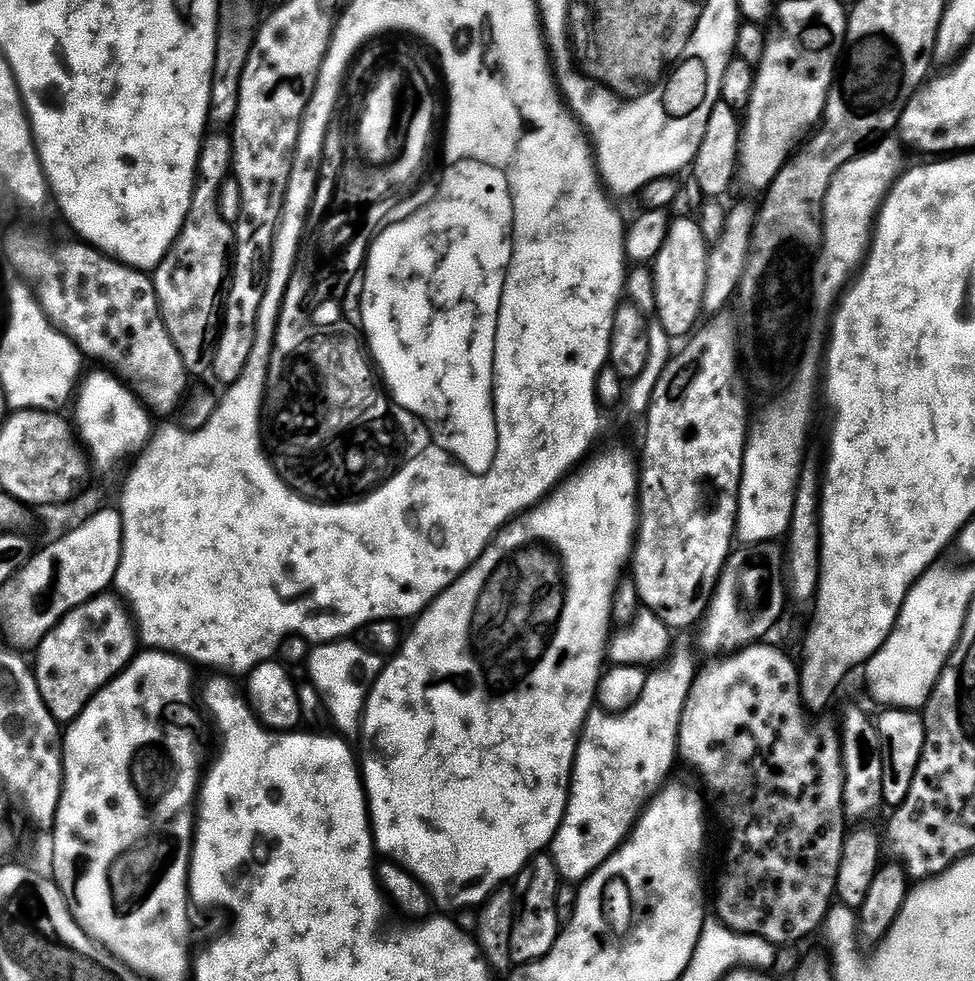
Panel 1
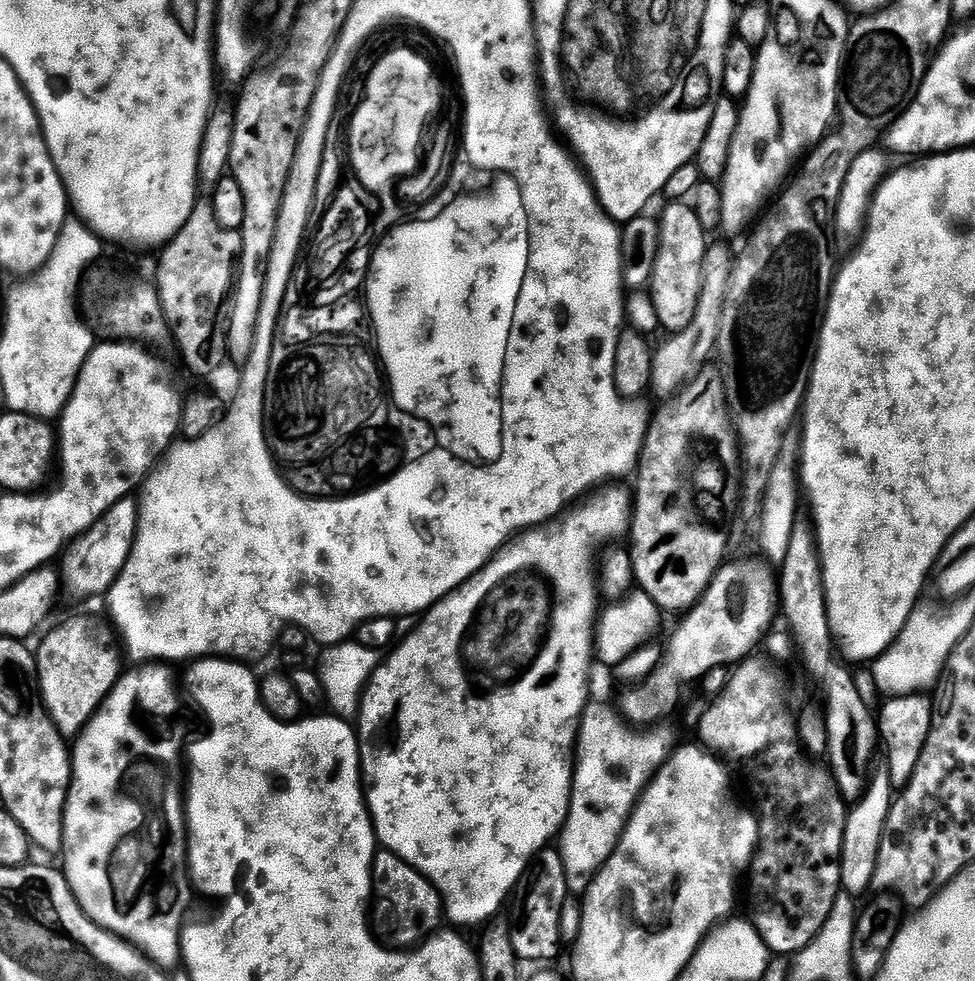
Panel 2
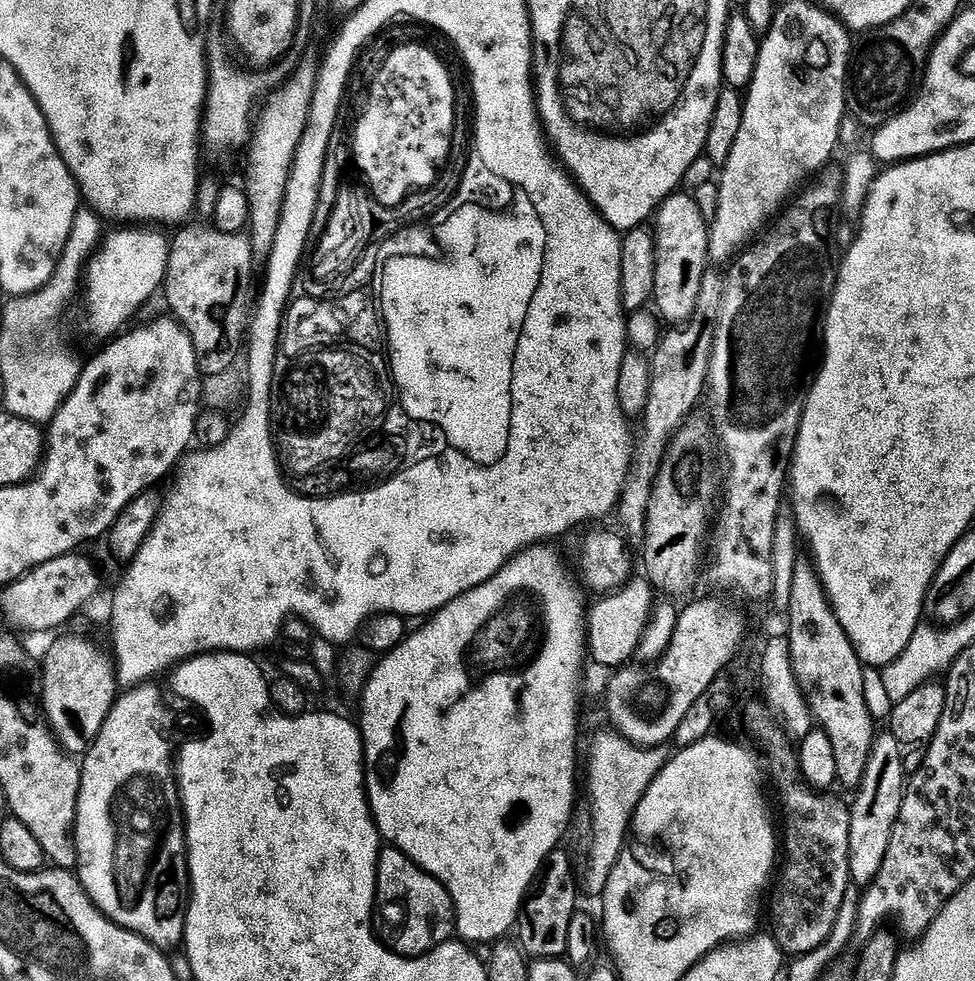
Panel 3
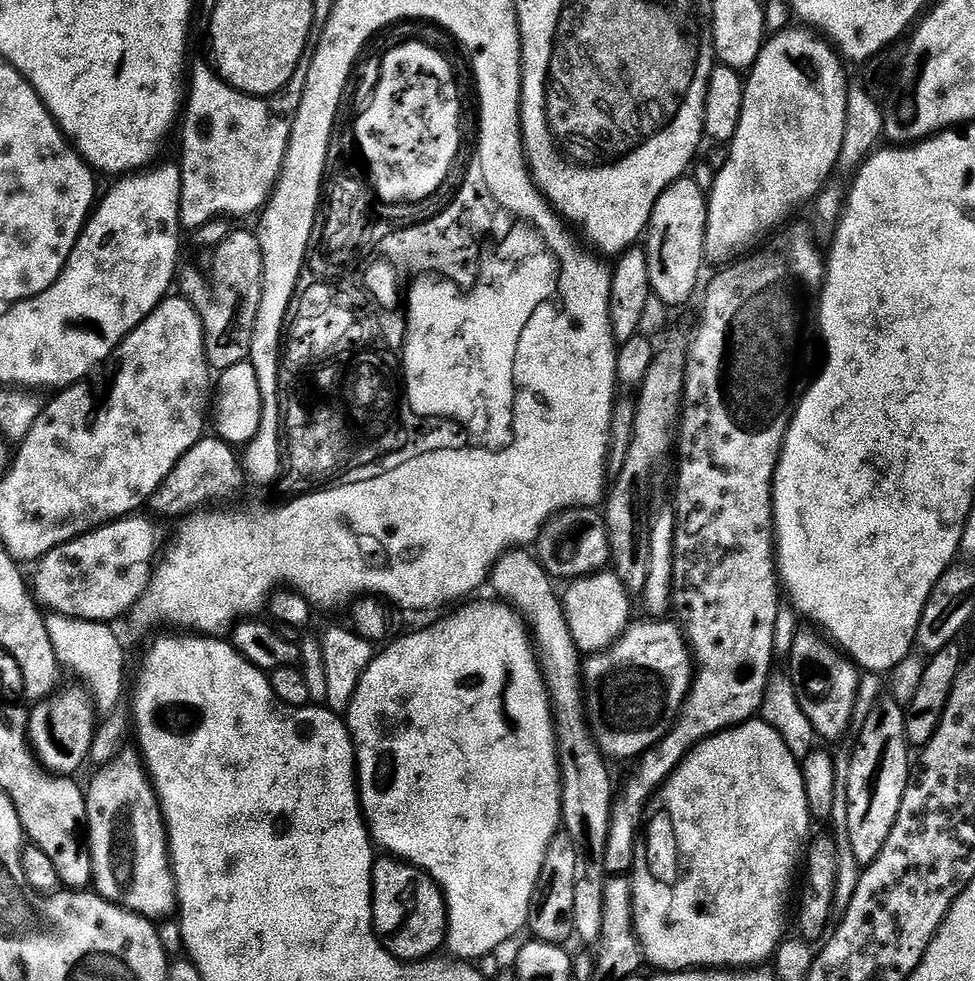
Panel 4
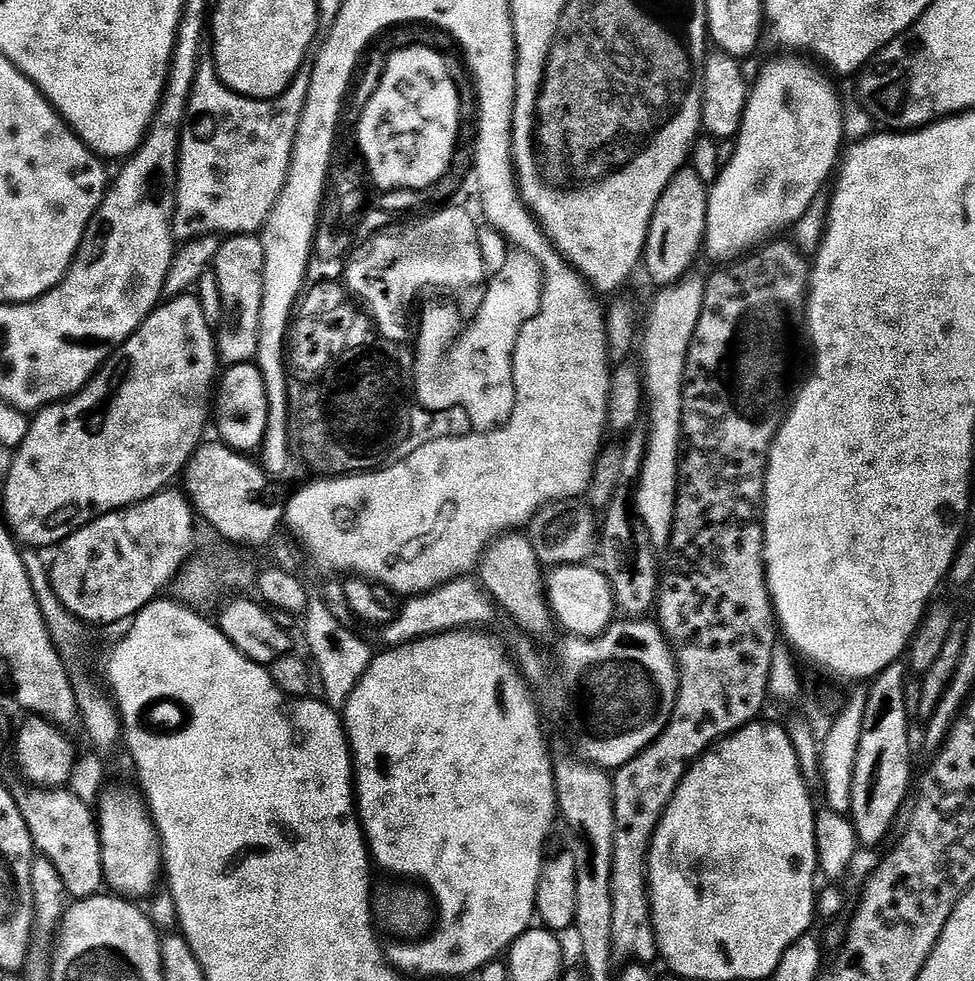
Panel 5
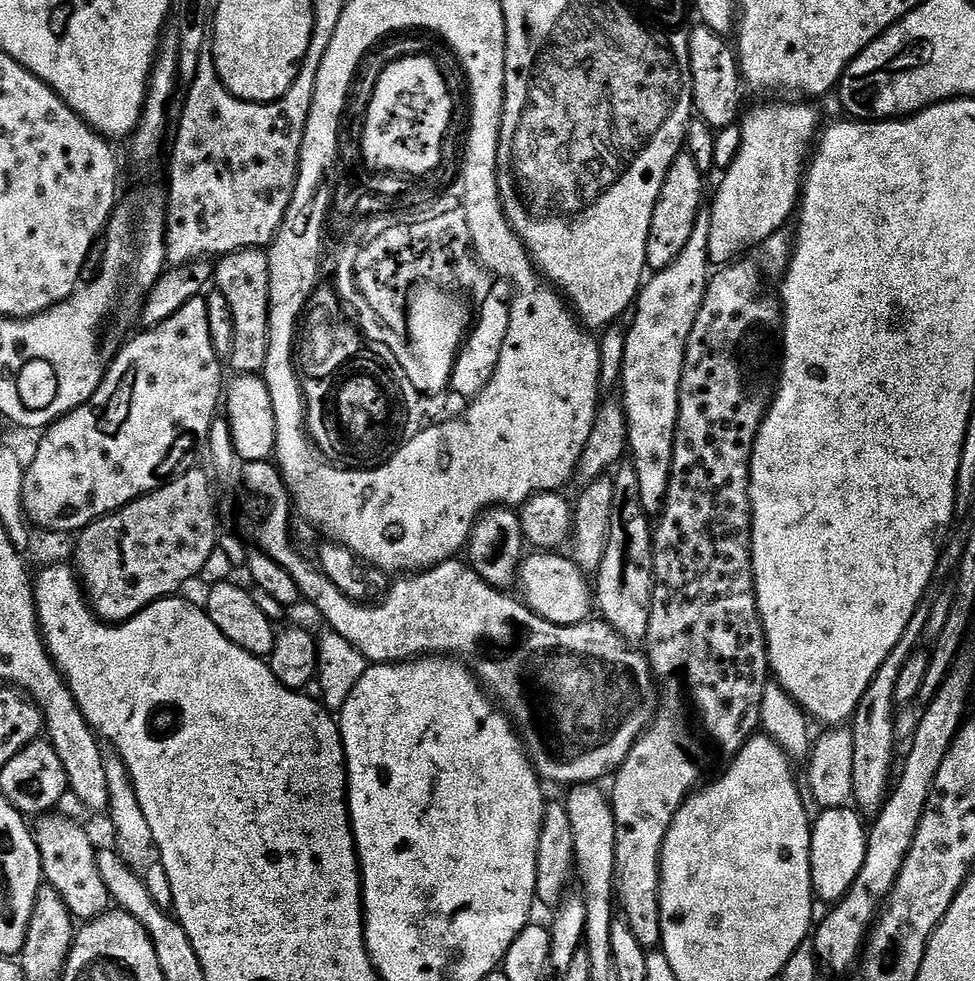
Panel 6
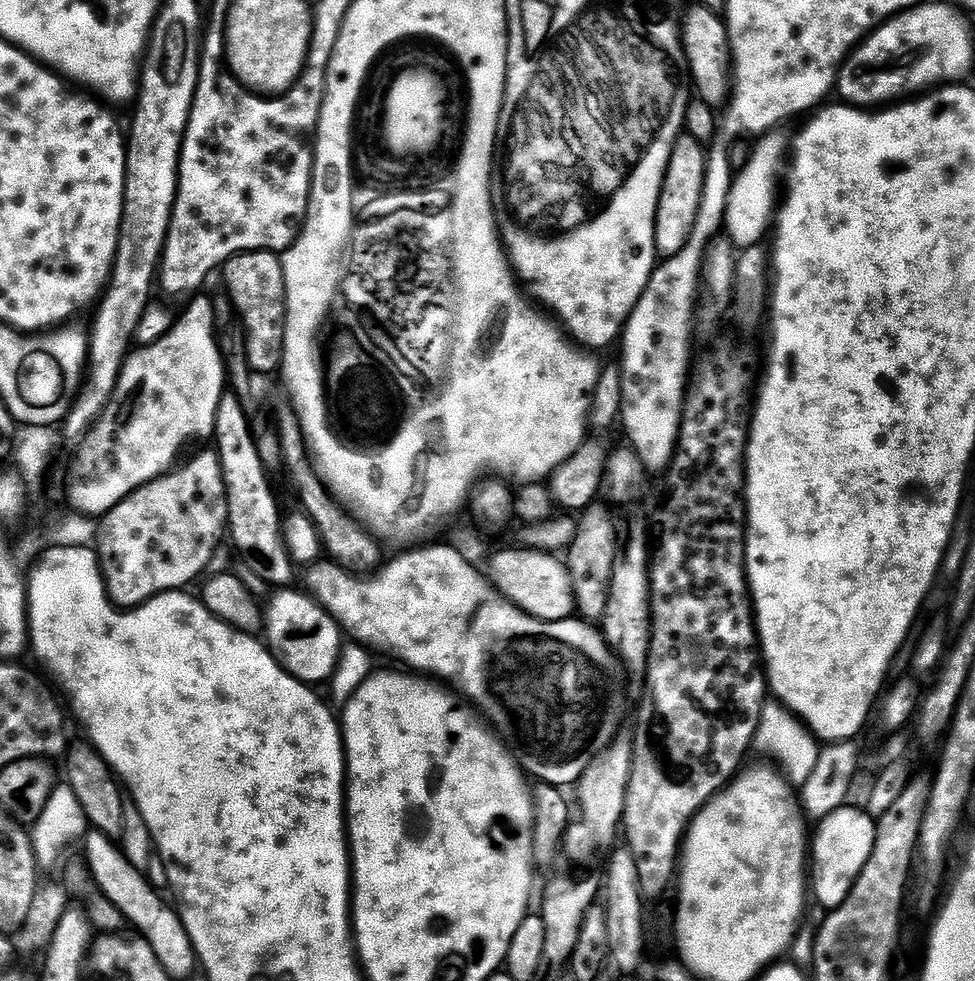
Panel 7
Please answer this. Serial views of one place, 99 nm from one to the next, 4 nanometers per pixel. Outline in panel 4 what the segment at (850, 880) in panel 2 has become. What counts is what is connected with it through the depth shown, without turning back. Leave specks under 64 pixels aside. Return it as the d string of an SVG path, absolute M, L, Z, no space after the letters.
M891 698L879 699L873 708L872 714L866 720L864 726L858 731L858 740L852 754L848 770L848 832L854 856L861 867L868 867L881 853L882 847L889 838L890 830L896 825L898 810L901 809L902 798L911 781L912 765L908 758L910 746L905 738L903 707Z

